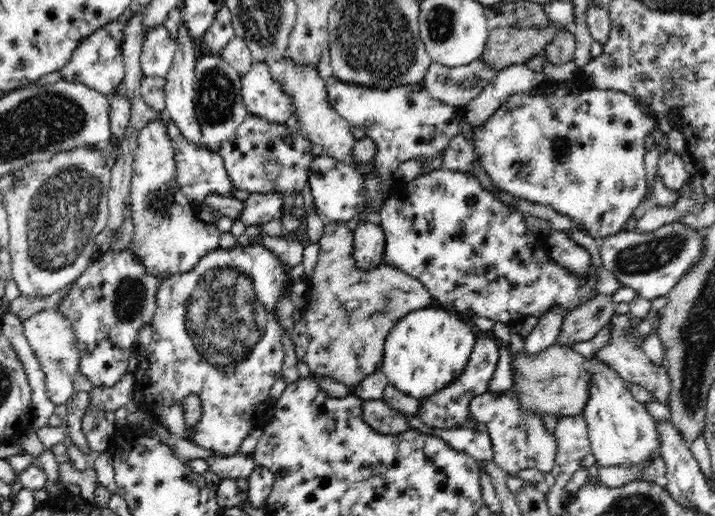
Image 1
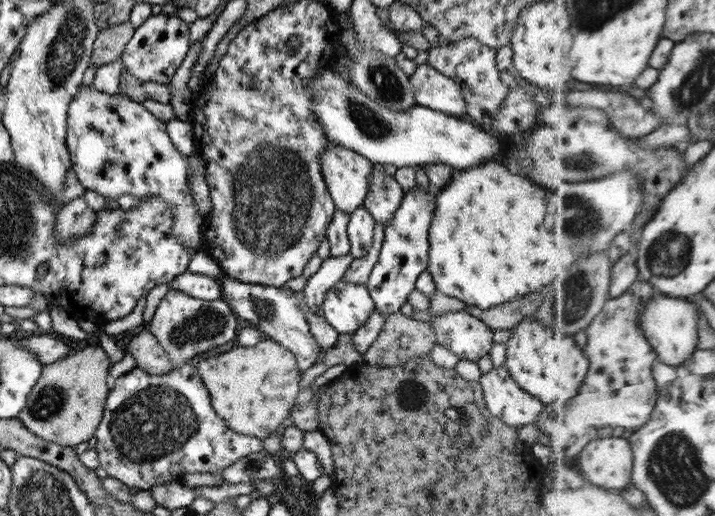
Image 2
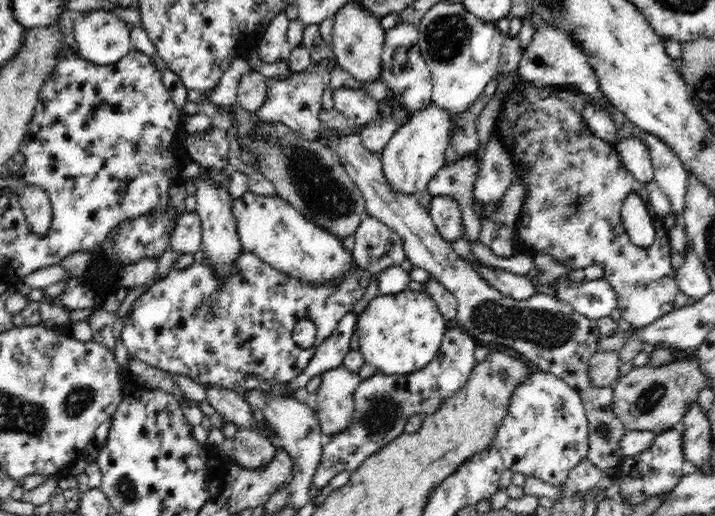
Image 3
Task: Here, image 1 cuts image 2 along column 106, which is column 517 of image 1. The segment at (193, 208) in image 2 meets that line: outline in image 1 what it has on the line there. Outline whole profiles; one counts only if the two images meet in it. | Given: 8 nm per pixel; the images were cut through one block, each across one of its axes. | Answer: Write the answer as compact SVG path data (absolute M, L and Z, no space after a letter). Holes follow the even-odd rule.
M560 86L554 90L544 90L542 94L530 96L530 94L514 94L510 96L503 106L500 106L493 116L488 118L480 128L474 128L472 143L474 143L475 154L480 161L484 172L490 176L492 182L499 187L499 190L506 190L516 198L522 198L529 202L551 207L556 213L572 218L578 223L582 232L590 234L598 240L612 236L622 230L627 230L633 222L633 216L638 206L642 205L647 184L647 172L645 169L645 154L648 150L645 138L652 133L655 128L655 121L651 116L647 116L640 110L639 104L632 99L632 96L620 90L580 90L580 88L570 88L570 86Z

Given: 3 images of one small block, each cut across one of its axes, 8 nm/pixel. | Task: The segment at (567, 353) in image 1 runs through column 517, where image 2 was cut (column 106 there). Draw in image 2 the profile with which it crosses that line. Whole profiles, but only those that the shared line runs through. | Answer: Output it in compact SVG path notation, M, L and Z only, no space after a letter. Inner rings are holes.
M94 339L86 348L44 365L17 417L32 434L48 442L74 447L88 441L94 436L104 414L104 403L111 386L111 365L110 358Z

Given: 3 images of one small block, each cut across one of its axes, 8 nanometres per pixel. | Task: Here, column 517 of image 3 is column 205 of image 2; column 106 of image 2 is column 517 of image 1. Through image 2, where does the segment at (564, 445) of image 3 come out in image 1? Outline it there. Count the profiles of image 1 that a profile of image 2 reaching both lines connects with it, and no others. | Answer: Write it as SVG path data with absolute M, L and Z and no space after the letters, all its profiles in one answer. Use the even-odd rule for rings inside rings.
M510 389L501 393L486 391L470 401L468 410L470 416L486 424L491 435L493 461L502 470L508 474L514 474L526 468L536 468L542 473L551 472L558 441L554 433L548 432L544 420L538 413L530 413L520 408L520 399L514 397Z

